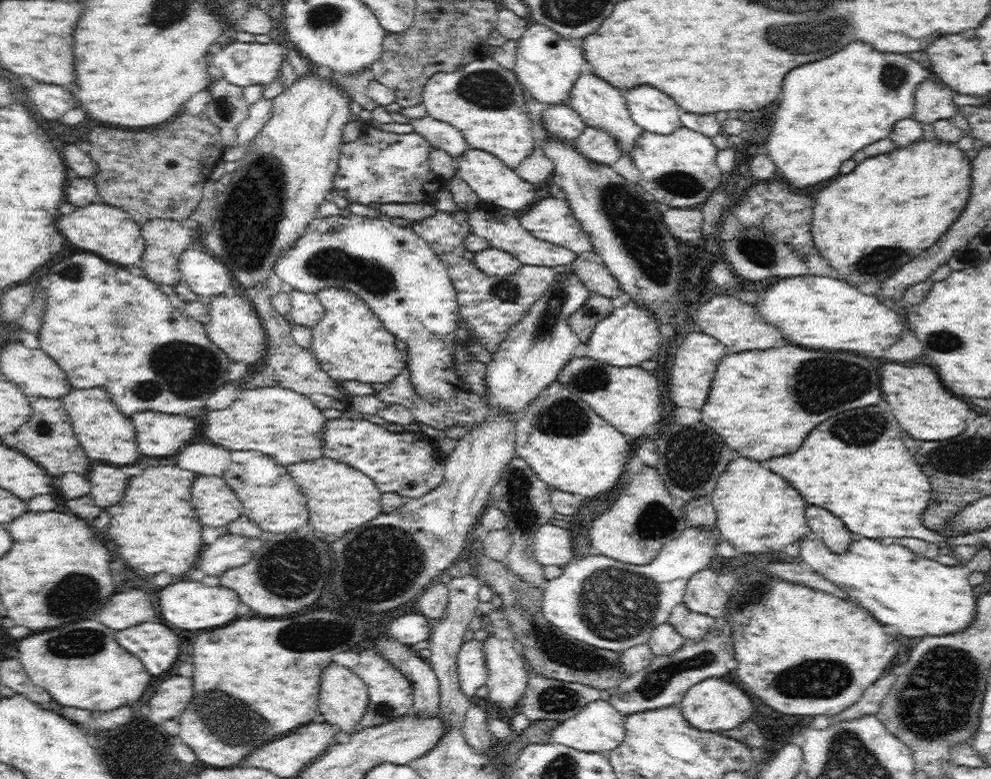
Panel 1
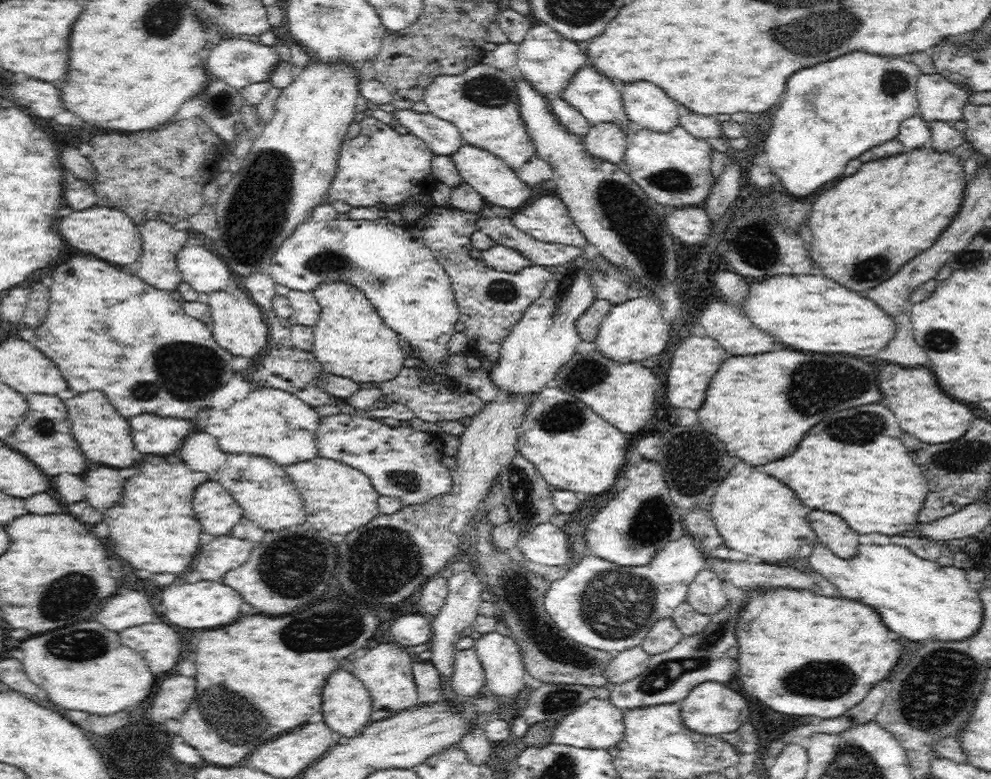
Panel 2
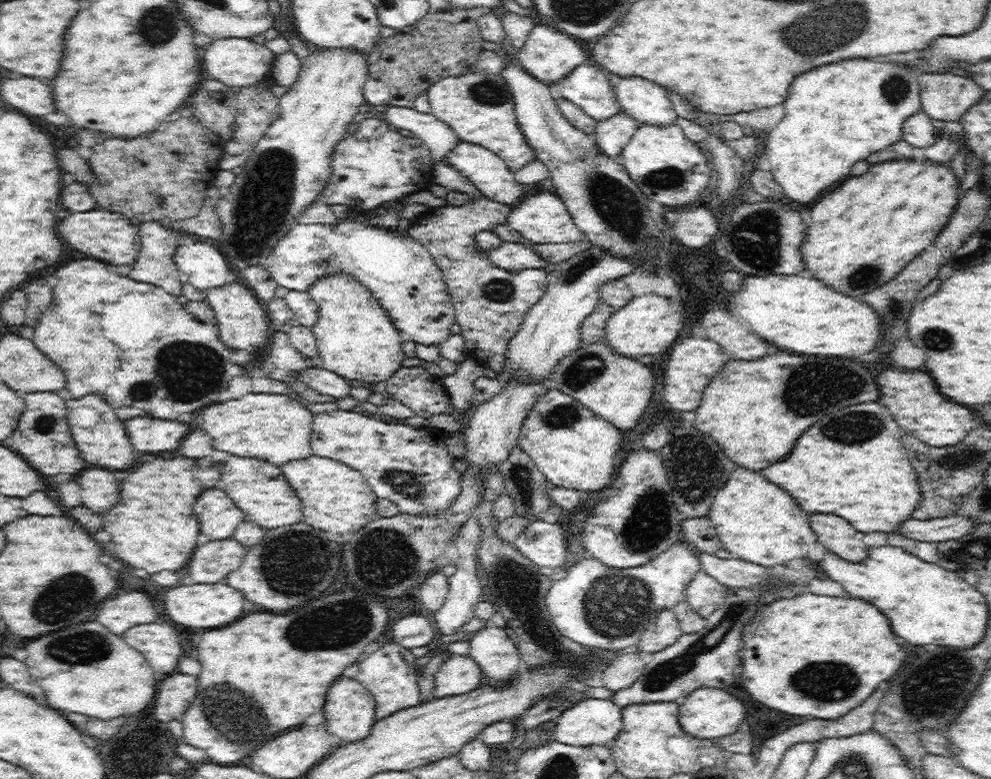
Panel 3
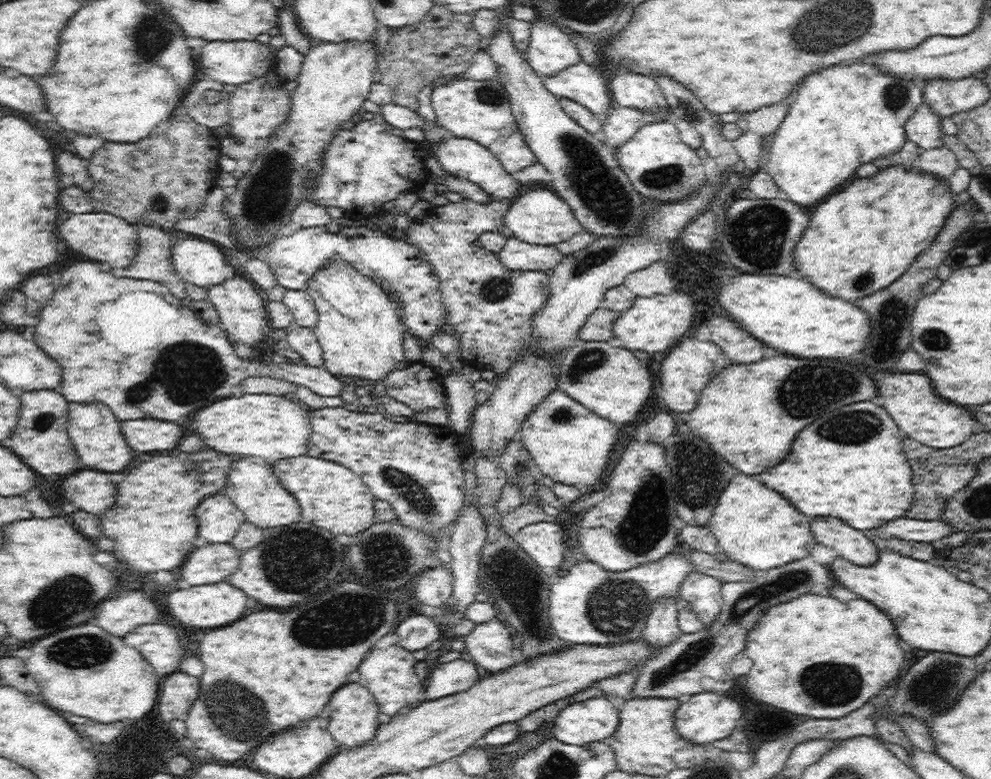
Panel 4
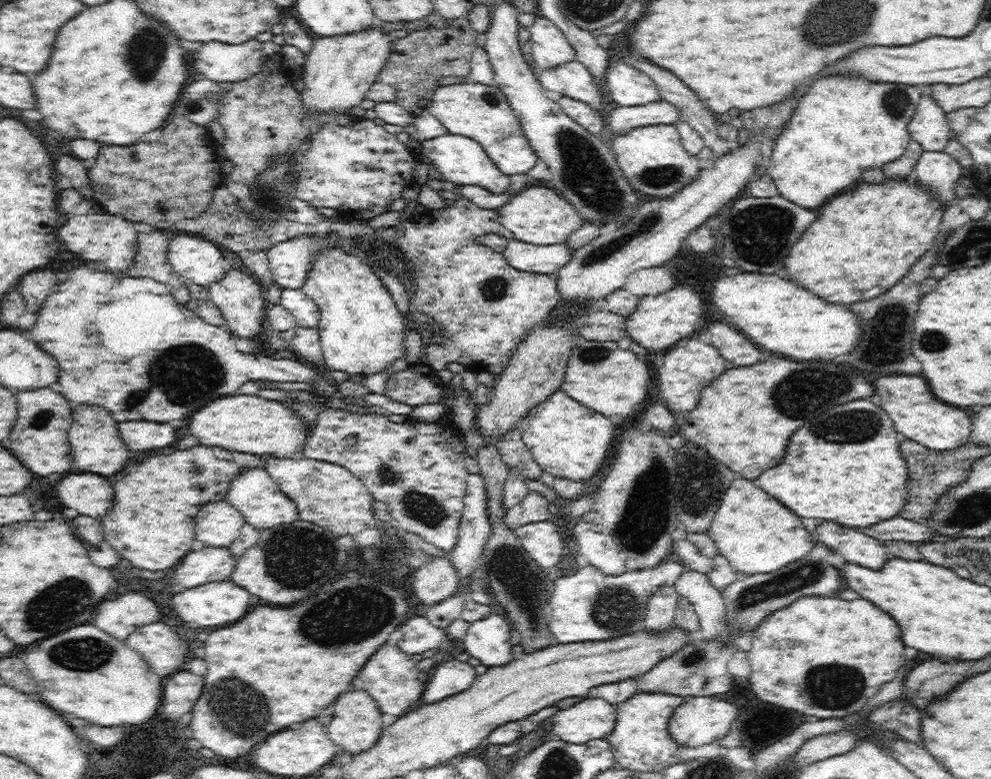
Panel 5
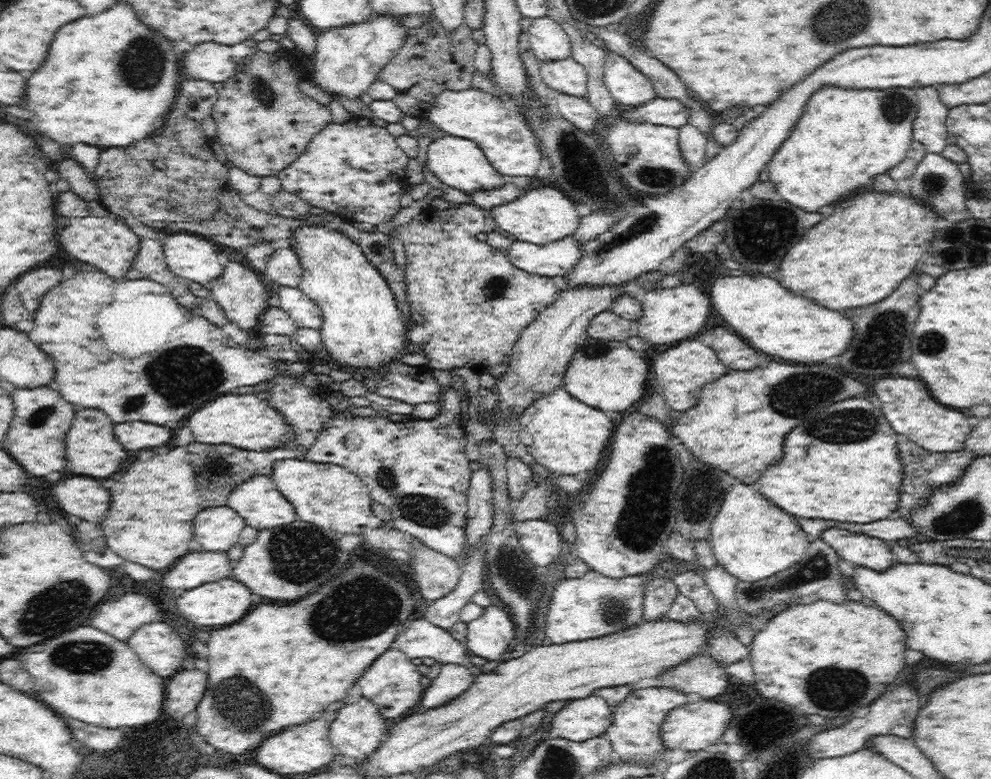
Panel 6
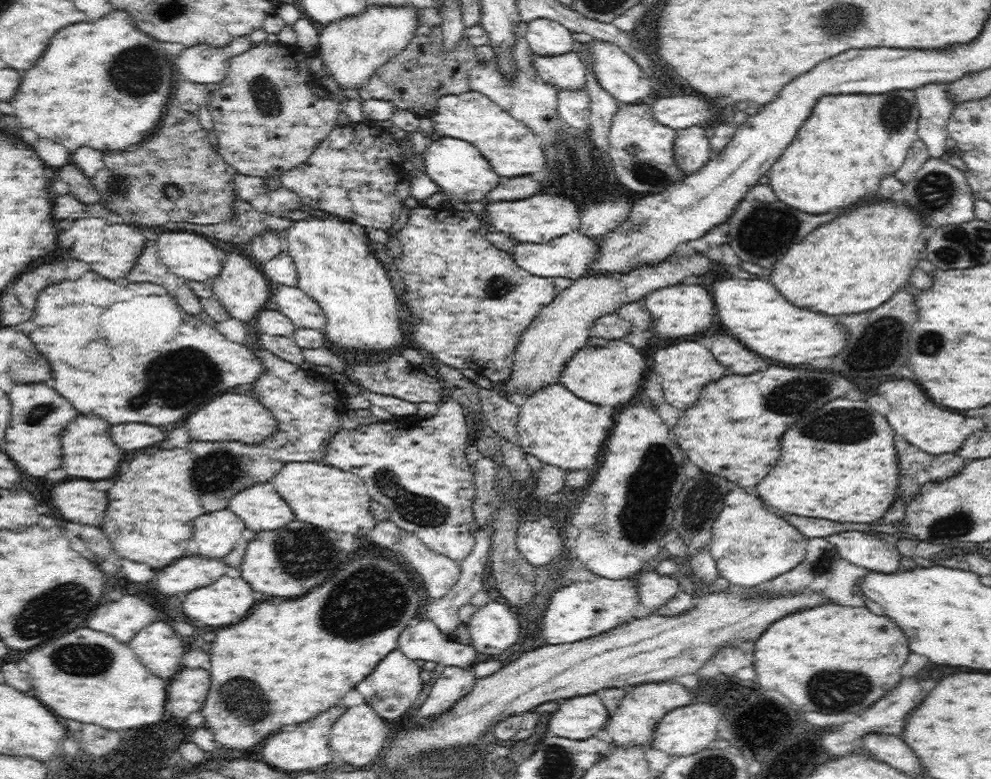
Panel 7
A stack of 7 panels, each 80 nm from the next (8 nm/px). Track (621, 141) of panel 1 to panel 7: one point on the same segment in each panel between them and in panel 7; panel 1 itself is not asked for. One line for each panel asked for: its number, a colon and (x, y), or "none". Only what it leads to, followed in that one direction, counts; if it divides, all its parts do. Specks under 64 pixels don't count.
2: (598, 98)
3: (589, 87)
4: (586, 85)
5: (573, 80)
6: (569, 77)
7: (565, 72)

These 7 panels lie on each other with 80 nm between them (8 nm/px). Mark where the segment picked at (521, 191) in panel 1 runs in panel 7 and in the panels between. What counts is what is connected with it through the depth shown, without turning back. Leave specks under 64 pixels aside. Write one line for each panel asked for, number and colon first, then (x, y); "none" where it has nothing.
2: (499, 185)
3: (486, 170)
4: (464, 157)
5: (461, 160)
6: (458, 162)
7: (459, 169)

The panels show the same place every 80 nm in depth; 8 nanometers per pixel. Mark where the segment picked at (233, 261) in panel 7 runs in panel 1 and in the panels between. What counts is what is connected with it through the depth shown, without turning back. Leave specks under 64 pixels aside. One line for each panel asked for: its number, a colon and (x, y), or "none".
1: (234, 325)
2: (238, 326)
3: (242, 323)
4: (240, 305)
5: (241, 298)
6: (242, 292)

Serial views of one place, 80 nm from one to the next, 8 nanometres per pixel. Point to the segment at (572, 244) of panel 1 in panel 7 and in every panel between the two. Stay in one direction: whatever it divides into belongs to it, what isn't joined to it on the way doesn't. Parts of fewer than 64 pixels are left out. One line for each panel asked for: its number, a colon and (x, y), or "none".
2: (547, 219)
3: (542, 218)
4: (541, 217)
5: (538, 215)
6: (541, 215)
7: (542, 217)

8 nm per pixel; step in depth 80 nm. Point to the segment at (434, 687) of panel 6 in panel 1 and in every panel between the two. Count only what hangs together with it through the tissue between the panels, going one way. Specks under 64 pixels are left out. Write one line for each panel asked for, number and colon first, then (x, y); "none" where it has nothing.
1: (472, 671)
2: (467, 677)
3: (459, 674)
4: (456, 676)
5: (454, 675)

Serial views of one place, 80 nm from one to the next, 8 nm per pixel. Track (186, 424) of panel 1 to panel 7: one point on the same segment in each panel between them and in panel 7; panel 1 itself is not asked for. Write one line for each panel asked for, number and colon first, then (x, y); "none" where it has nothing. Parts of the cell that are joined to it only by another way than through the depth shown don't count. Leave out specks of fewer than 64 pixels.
2: (154, 435)
3: (147, 434)
4: (145, 435)
5: (139, 435)
6: (133, 435)
7: (131, 436)

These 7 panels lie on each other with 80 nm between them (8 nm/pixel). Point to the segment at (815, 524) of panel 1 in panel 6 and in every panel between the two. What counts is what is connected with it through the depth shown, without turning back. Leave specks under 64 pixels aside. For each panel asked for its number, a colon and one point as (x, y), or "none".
2: (831, 530)
3: (835, 533)
4: (850, 543)
5: (857, 548)
6: (864, 551)

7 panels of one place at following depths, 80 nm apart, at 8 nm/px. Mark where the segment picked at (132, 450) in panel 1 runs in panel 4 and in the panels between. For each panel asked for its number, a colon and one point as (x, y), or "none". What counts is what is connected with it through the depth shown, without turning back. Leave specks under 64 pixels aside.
2: (104, 435)
3: (100, 434)
4: (94, 430)

